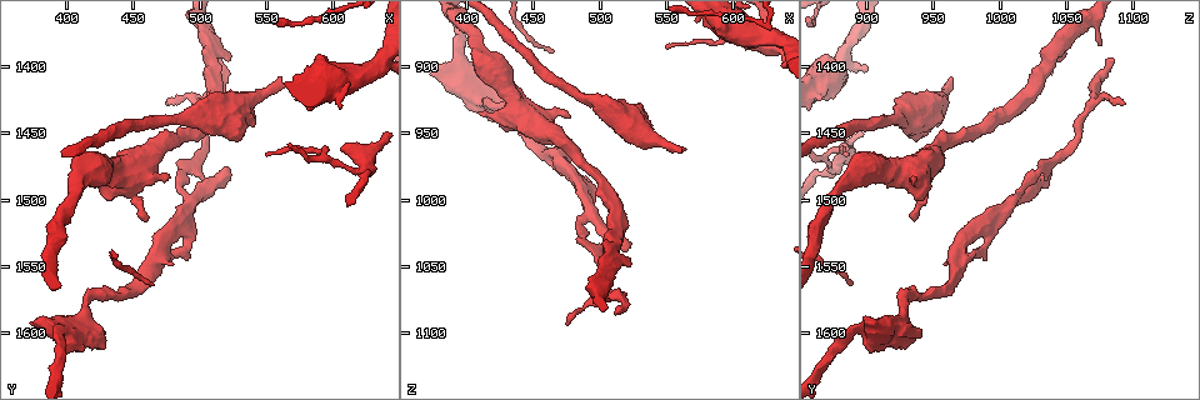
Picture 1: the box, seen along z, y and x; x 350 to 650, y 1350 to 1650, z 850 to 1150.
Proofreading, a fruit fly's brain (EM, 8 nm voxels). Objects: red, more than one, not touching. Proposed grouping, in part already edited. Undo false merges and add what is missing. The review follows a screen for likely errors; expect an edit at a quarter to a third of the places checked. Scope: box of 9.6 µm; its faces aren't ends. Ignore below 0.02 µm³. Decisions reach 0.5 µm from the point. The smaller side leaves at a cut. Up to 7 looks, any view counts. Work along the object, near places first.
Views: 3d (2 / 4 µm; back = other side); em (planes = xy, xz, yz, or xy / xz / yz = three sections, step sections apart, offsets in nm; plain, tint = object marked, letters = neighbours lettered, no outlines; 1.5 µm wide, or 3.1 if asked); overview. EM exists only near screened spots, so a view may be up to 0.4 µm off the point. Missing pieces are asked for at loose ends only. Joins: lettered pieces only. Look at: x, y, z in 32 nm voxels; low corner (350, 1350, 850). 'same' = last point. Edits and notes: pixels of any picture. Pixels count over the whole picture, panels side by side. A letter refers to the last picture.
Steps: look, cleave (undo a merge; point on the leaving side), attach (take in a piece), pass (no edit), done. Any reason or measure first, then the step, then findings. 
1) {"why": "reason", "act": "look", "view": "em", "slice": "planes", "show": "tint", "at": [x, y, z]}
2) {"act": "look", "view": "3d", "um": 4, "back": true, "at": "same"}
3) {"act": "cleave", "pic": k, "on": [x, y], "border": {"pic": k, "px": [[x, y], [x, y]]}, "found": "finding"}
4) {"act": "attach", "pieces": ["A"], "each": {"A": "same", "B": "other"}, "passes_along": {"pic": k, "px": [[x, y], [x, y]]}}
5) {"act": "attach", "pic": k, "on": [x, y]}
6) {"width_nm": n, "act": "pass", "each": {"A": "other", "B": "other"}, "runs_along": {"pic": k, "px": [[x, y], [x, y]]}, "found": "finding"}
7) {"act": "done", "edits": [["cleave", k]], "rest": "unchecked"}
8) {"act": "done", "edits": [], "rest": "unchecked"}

{"why": "free end", "act": "look", "view": "3d", "um": 4, "at": [374, 1592, 908]}

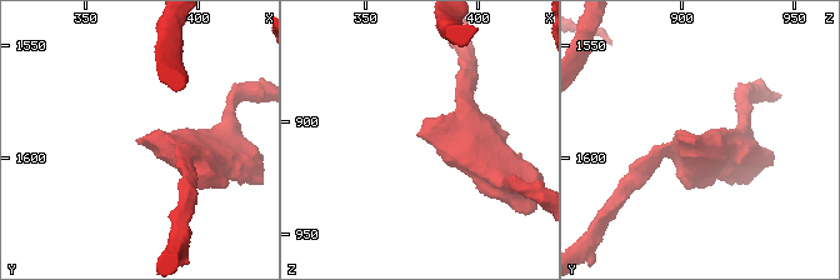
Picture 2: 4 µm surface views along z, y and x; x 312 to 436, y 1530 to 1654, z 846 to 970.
{"why": "now the EM", "act": "look", "view": "em", "slice": "planes", "show": "letters", "at": [374, 1593, 907]}

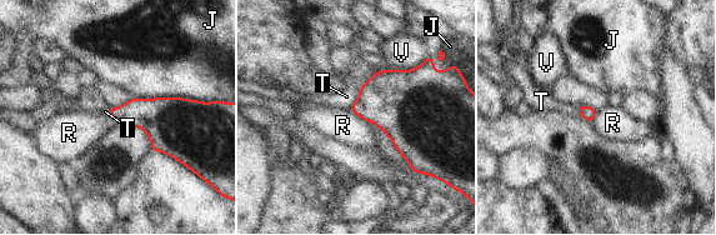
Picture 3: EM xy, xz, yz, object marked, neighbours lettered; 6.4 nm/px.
{"act": "pass", "each": {"J": "other", "R": "other", "T": "other", "V": "other"}, "found": "none of them fits"}

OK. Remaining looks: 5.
{"why": "branch stops here", "act": "look", "view": "em", "slice": "xz", "step": 4, "show": "tint", "at": [520, 1394, 1046]}

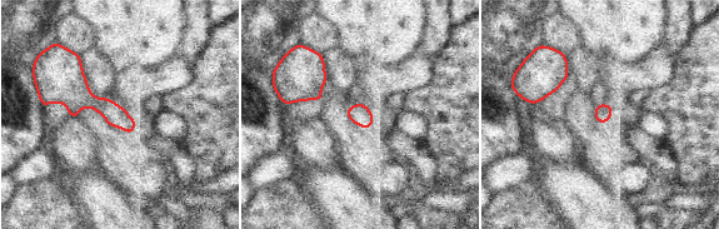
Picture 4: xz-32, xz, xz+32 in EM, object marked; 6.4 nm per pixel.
{"why": "another direction", "act": "look", "view": "em", "slice": "planes", "show": "letters", "at": "same"}

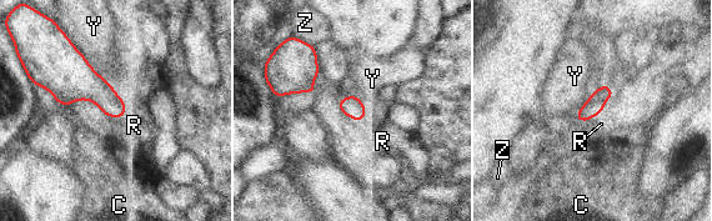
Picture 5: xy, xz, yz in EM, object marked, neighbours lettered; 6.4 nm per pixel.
{"longest_contact_nm": ["Y", 600], "act": "attach", "pieces": ["R"], "each": {"C": "other", "R": "same", "Y": "other", "Z": "other"}, "found": "the neuron continues"}

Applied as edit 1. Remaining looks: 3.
{"why": "an open end", "act": "look", "view": "em", "slice": "planes", "show": "letters", "at": [562, 1410, 962]}

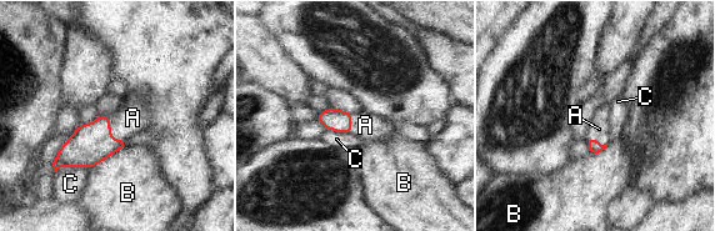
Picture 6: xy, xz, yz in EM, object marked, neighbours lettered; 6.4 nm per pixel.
{"longest_contact_nm": ["B", 280], "act": "attach", "pieces": ["A"], "each": {"A": "same", "B": "other", "C": "other"}, "found": "it goes on there"}

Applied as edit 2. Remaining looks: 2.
{"act": "done", "edits": [["attach", 5], ["attach", 6]], "rest": "unchecked"}

